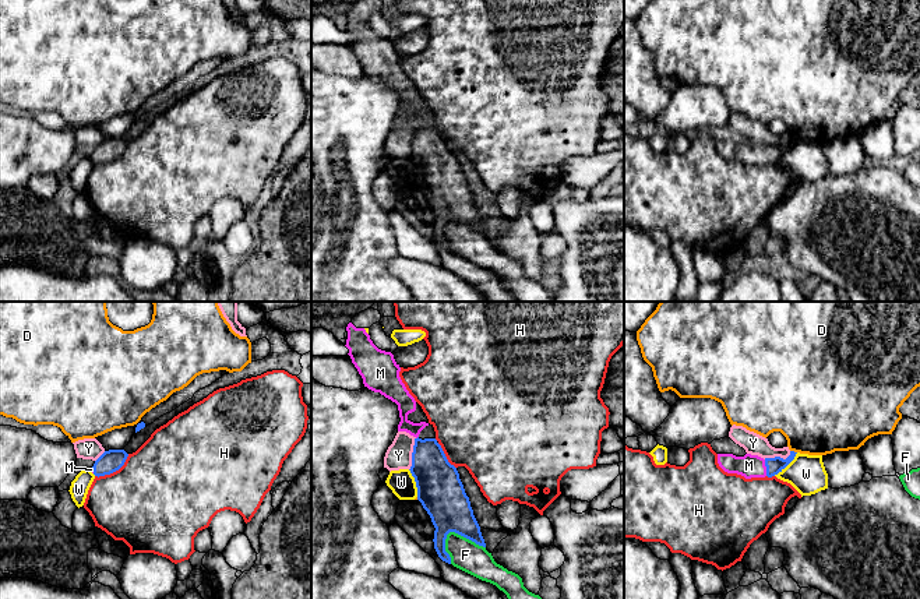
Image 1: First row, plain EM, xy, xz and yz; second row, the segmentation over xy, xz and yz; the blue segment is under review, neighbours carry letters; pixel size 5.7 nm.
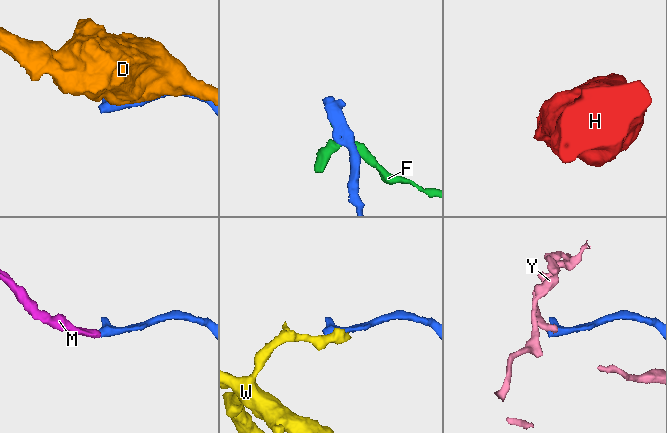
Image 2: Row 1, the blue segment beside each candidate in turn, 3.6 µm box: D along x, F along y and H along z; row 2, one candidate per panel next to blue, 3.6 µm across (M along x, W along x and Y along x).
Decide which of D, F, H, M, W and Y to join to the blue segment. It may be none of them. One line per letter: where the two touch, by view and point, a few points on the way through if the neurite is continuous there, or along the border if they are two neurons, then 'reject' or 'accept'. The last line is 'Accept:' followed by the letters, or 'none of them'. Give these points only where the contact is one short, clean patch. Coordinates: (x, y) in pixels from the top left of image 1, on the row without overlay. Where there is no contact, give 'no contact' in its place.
D: contact yz (793, 138); reject
F: contact xz (464, 224); reject
H: contact xy (113, 158); reject
M: contact yz (767, 155); way yz (774, 152), (767, 155), (748, 152); accept
W: contact xz (416, 171); border xz (408, 157), (413, 165), (418, 183); reject
Y: contact xz (412, 141); border xz (415, 124), (409, 157); reject
Accept: M

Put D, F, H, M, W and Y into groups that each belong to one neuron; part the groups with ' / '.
D / F W / H / M / Y

